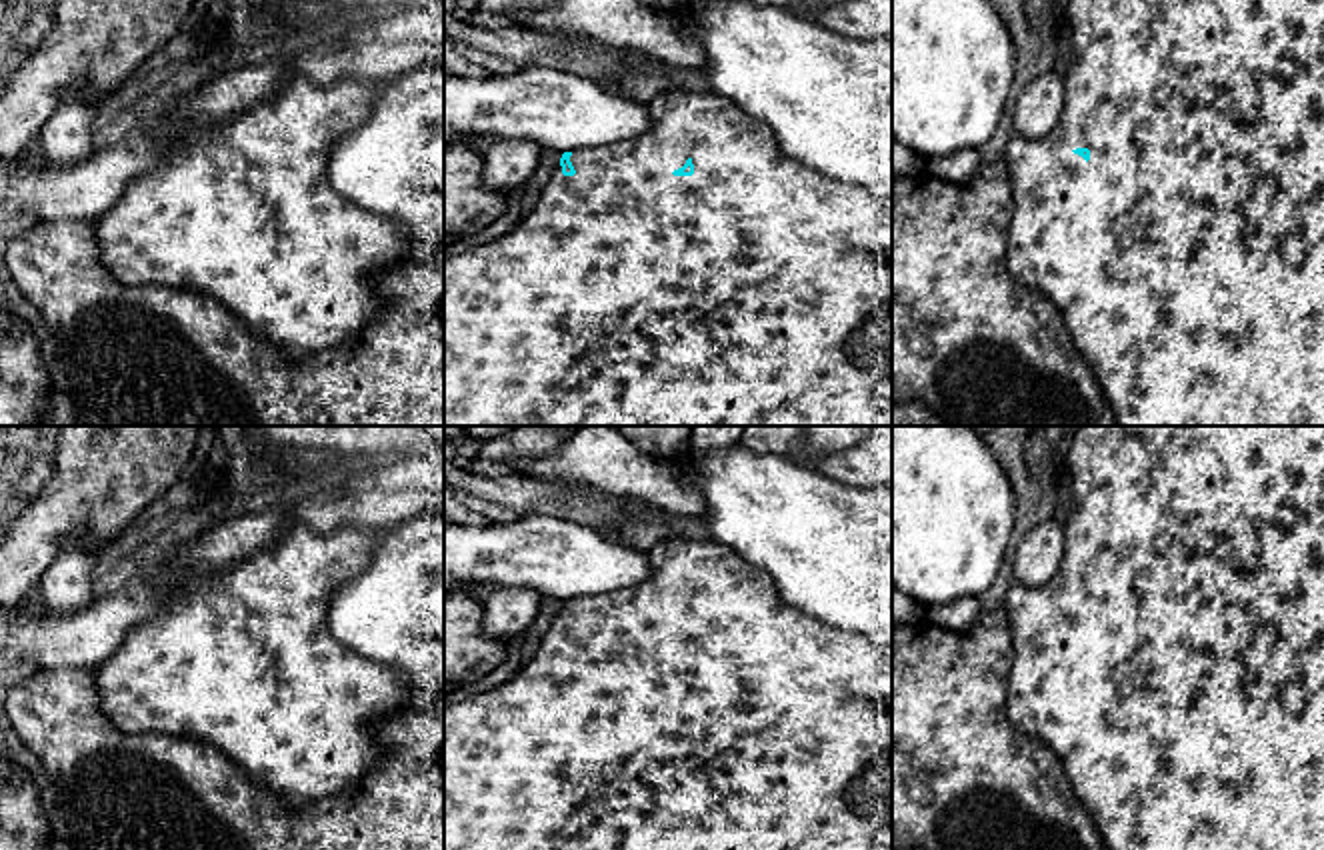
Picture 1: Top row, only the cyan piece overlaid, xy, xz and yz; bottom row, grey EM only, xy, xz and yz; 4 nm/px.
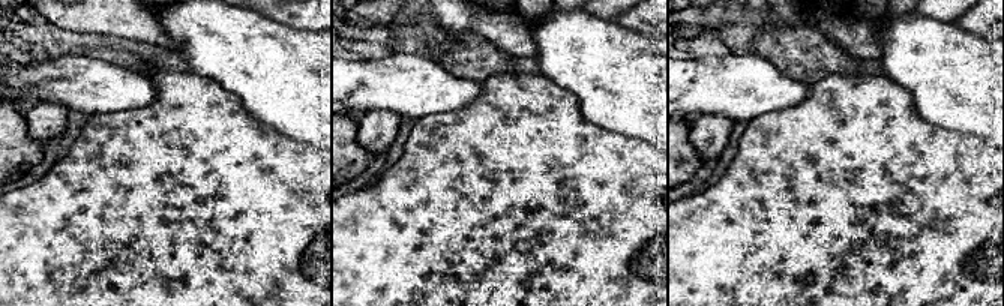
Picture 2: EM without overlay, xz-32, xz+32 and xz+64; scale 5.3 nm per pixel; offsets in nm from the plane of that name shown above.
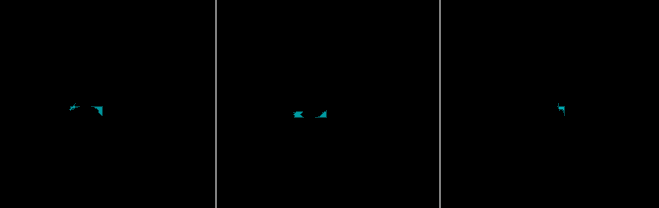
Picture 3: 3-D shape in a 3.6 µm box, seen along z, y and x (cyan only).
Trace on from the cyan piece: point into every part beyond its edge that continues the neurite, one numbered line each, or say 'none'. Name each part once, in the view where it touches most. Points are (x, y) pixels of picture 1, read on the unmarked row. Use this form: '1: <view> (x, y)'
1: xz (756, 726)

